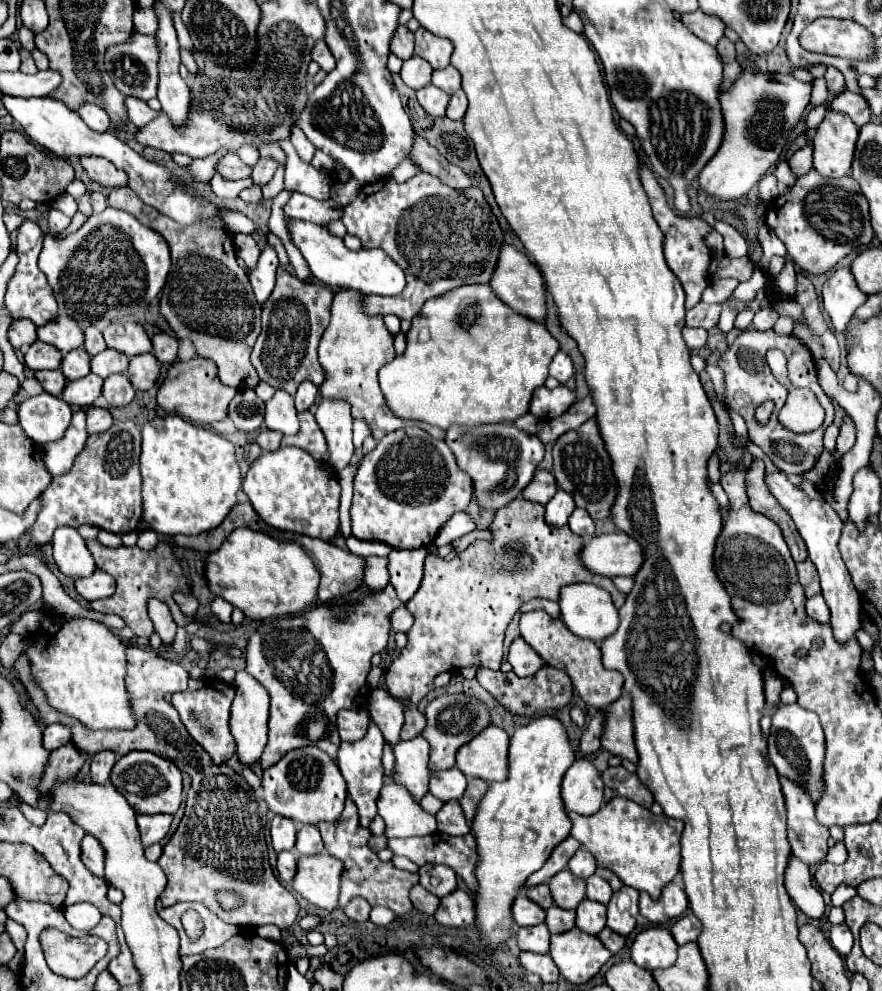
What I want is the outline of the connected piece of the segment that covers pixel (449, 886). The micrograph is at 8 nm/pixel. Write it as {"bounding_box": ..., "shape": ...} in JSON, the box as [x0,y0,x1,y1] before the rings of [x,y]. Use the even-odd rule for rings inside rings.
{"bounding_box":[419,865,457,897],"shape":[[[423,865],[419,877],[419,883],[437,897],[445,897],[457,889],[457,875],[445,865]]]}

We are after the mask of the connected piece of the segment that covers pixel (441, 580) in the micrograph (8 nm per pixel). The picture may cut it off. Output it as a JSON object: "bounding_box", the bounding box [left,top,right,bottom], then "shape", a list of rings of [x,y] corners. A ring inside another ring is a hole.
{"bounding_box":[387,495,627,739],"shape":[[[519,495],[511,505],[497,511],[491,523],[493,541],[475,541],[451,561],[435,553],[427,555],[419,591],[405,603],[415,623],[405,633],[407,645],[387,673],[389,693],[407,699],[401,739],[421,735],[425,717],[417,711],[417,703],[433,691],[433,679],[441,671],[455,671],[473,663],[499,669],[505,629],[525,601],[533,597],[559,601],[561,587],[571,583],[595,583],[611,593],[617,609],[625,603],[627,595],[621,593],[609,577],[595,575],[581,563],[579,553],[583,539],[571,533],[567,525],[561,527],[561,531],[547,525],[543,511],[543,505],[531,503]]]}

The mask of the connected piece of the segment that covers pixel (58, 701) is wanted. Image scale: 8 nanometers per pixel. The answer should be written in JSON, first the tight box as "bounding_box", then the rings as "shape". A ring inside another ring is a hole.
{"bounding_box":[25,607,137,729],"shape":[[[41,607],[41,629],[31,637],[25,657],[31,663],[31,675],[43,689],[47,703],[89,729],[135,729],[137,717],[131,709],[131,697],[125,687],[125,645],[103,623],[87,617],[63,619],[47,617]]]}

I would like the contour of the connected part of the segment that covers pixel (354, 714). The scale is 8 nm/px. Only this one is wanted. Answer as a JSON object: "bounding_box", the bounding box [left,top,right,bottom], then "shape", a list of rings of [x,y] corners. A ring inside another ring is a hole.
{"bounding_box":[337,709,371,741],"shape":[[[353,709],[353,711],[341,711],[337,715],[337,727],[339,727],[339,735],[343,741],[359,741],[365,737],[367,727],[369,727],[371,719],[367,711],[361,709]]]}

